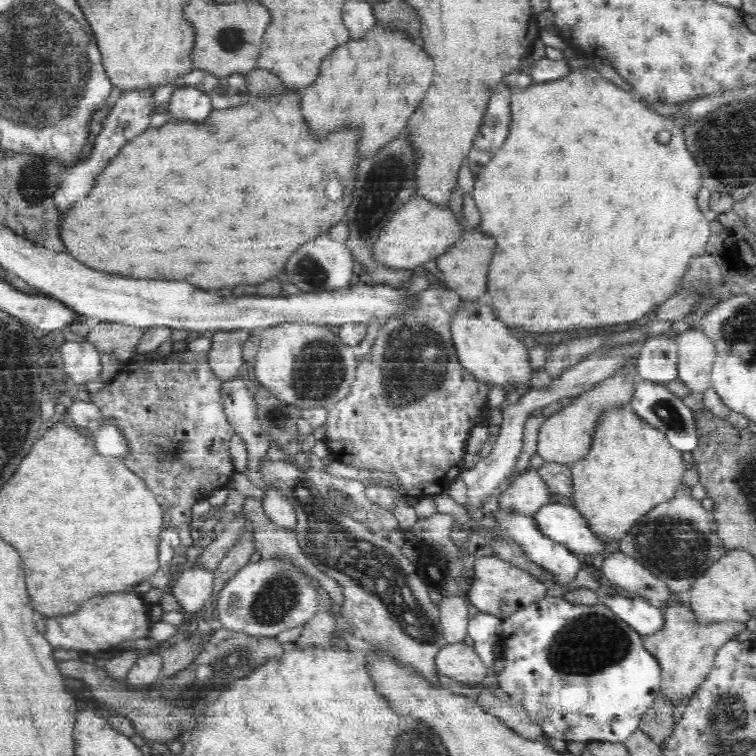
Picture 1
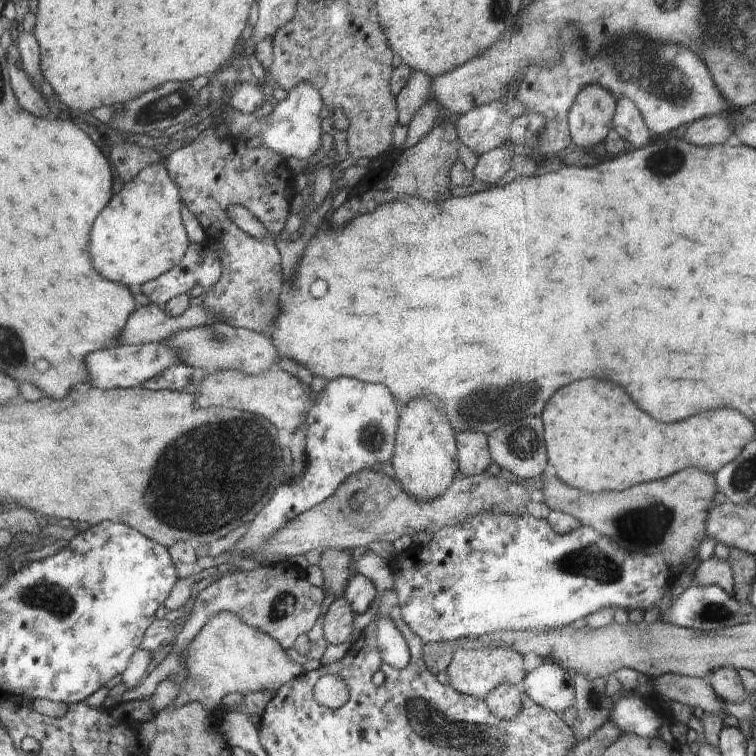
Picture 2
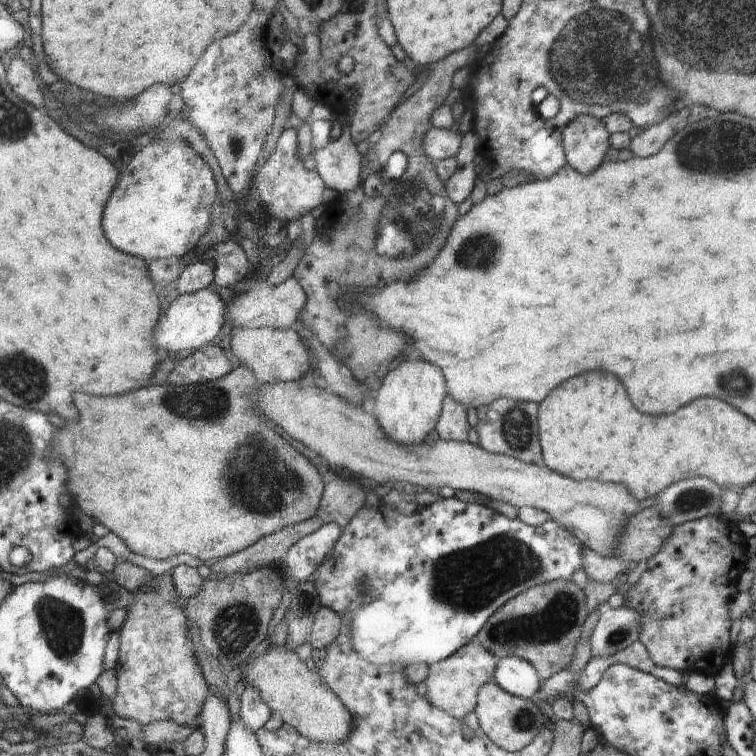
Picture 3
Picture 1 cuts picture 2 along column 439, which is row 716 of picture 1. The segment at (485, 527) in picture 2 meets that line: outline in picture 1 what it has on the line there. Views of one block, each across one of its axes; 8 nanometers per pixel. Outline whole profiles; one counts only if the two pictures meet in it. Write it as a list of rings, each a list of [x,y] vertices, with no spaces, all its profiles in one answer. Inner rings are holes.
[[[546,595],[535,603],[520,608],[513,612],[508,618],[501,621],[501,635],[499,636],[503,646],[503,659],[505,666],[497,675],[498,683],[502,691],[508,693],[518,704],[524,706],[524,714],[530,715],[536,724],[540,725],[542,735],[546,738],[558,738],[564,742],[582,742],[587,744],[590,741],[602,741],[613,743],[624,743],[625,740],[639,729],[642,716],[654,705],[655,700],[660,696],[662,687],[663,672],[660,671],[659,660],[655,655],[644,648],[643,636],[636,632],[635,628],[626,621],[616,616],[612,609],[609,609],[603,602],[593,605],[576,604],[568,601],[564,596]]]

